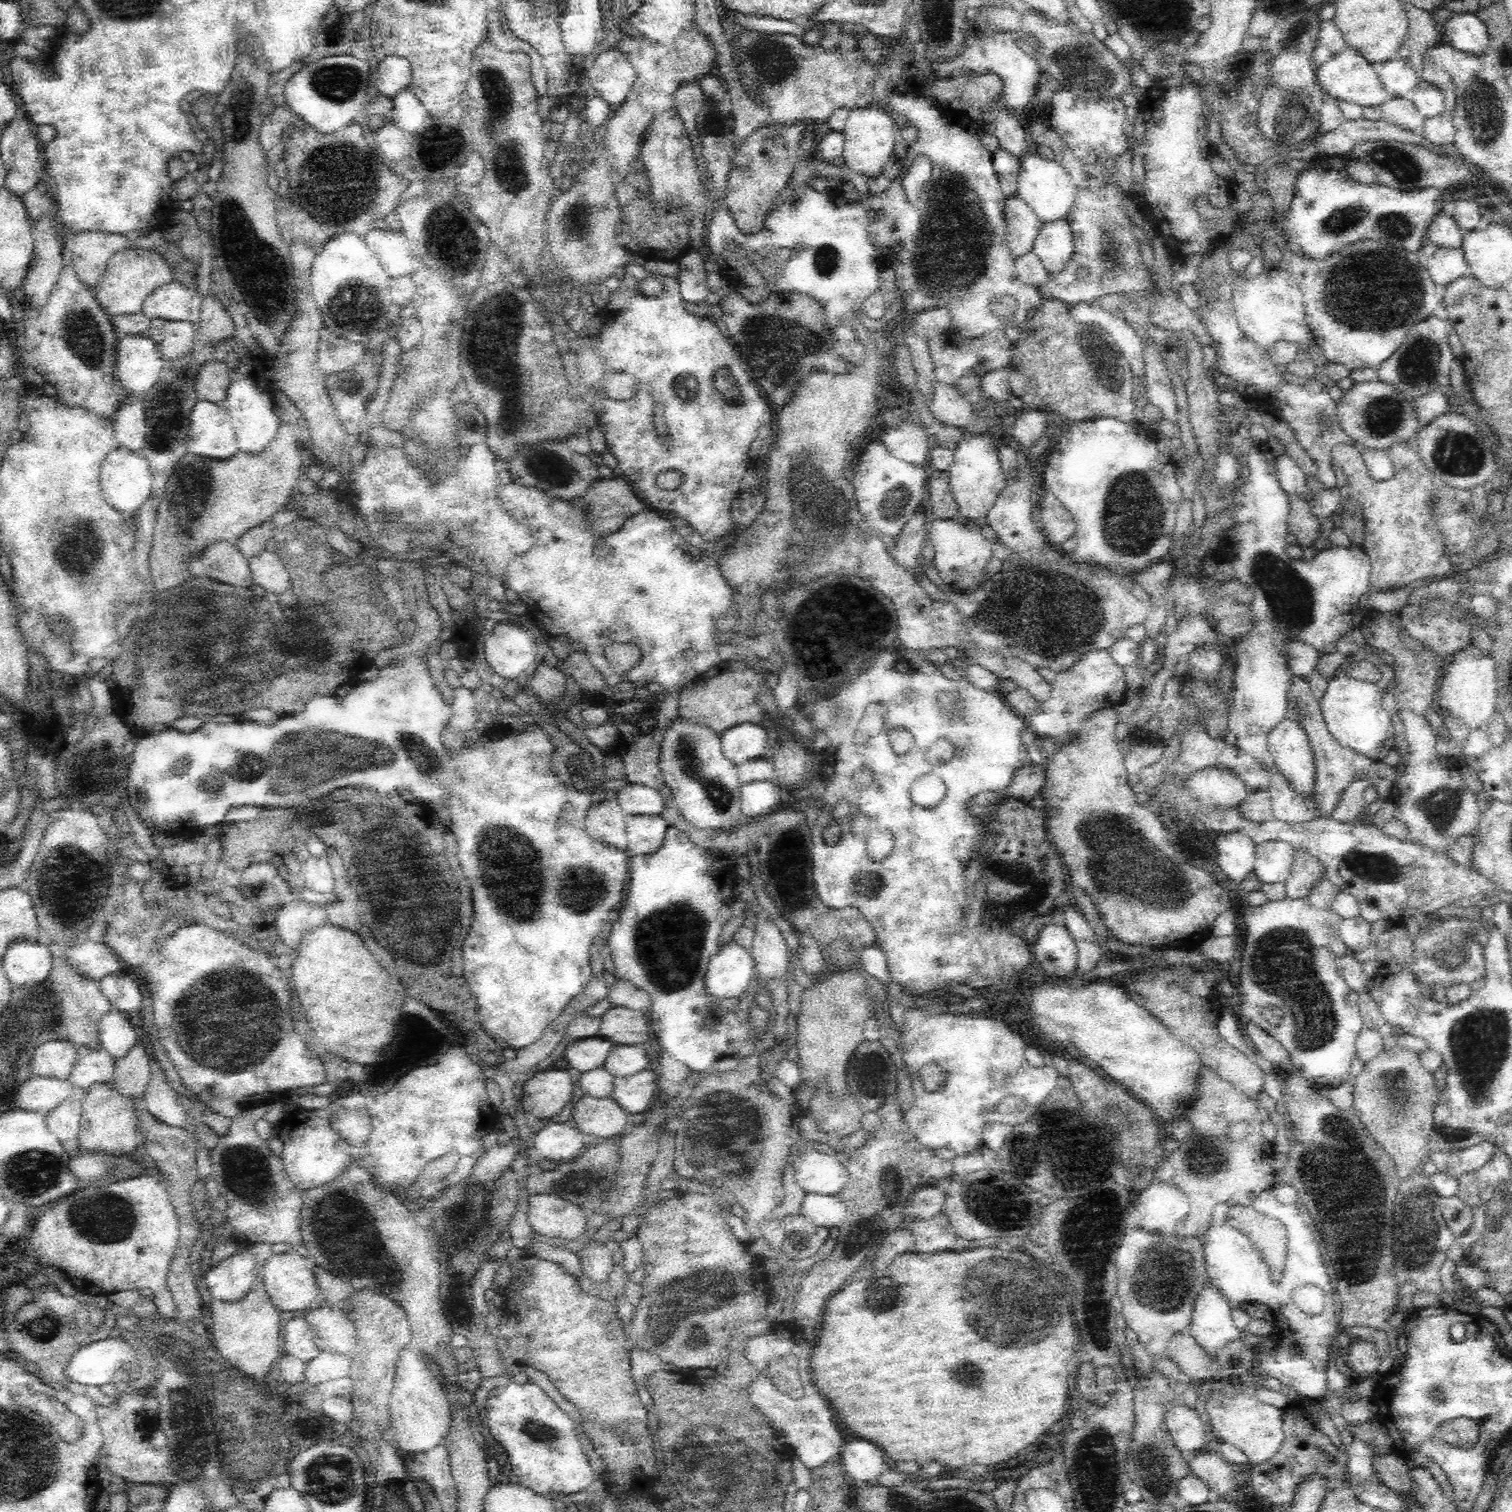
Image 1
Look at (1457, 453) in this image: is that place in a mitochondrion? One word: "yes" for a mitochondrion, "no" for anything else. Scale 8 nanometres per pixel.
yes

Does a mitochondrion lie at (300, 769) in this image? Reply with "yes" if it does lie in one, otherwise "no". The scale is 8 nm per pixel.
yes

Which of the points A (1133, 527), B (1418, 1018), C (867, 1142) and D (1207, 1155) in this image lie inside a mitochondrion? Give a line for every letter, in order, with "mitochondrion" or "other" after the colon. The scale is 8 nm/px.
A: mitochondrion
B: other
C: other
D: mitochondrion

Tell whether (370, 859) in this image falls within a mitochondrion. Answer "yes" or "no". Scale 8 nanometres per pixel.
yes

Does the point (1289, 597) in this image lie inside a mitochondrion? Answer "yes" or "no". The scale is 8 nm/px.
yes

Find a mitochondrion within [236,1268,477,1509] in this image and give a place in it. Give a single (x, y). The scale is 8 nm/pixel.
(327, 1477)

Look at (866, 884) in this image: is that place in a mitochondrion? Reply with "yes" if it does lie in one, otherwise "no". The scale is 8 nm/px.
yes

